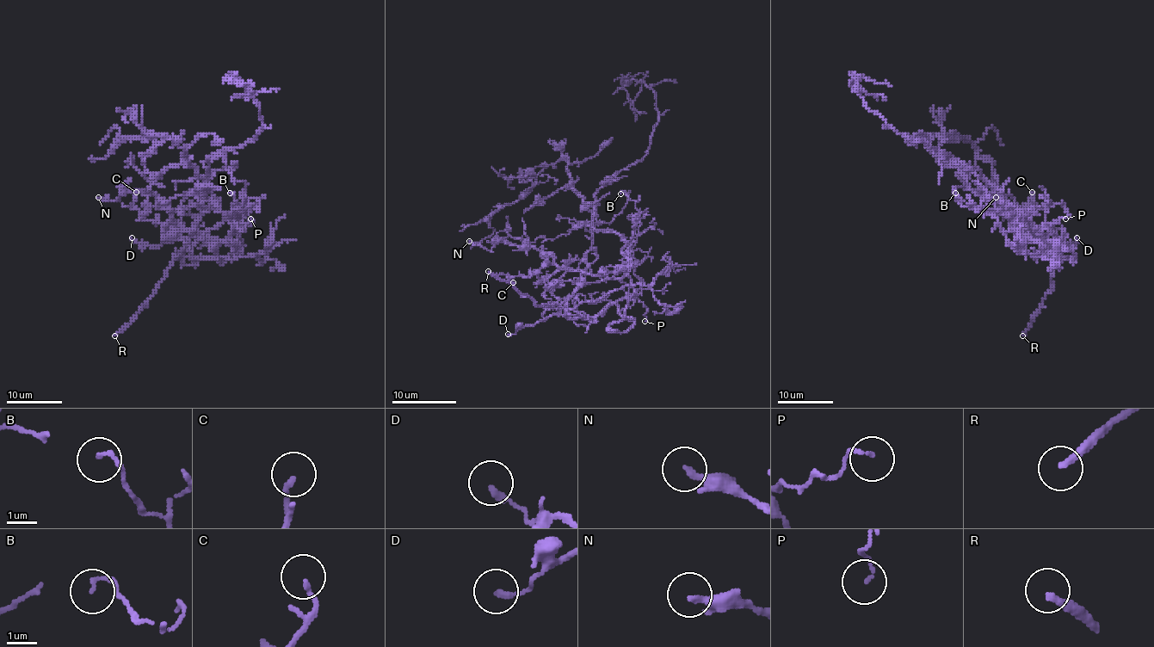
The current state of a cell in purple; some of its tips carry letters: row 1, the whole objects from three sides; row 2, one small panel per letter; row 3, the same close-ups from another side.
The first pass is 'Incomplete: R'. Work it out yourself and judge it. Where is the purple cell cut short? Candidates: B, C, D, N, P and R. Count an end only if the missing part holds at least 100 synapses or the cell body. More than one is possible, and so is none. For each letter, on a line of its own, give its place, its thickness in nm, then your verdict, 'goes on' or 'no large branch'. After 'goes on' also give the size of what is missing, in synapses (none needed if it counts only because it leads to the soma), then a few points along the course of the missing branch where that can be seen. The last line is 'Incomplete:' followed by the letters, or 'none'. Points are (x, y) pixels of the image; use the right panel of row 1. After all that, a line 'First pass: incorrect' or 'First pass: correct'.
B: (955, 193) | 120 nm | no large branch
C: (1032, 192) | 150 nm | no large branch
D: (1076, 237) | 220 nm | no large branch
N: (996, 197) | 220 nm | no large branch
P: (1065, 218) | 110 nm | no large branch
R: (1022, 335) | 240 nm | goes on | (1022, 335), (962, 378), (931, 378), (918, 366), (922, 360), (941, 378), (942, 402), (928, 403)
Incomplete: R
First pass: correct

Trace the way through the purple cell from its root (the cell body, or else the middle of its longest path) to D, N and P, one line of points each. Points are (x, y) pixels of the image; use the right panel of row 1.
D: (1029, 228), (1045, 241), (1052, 232), (1067, 246), (1074, 244), (1076, 237)
N: (1029, 228), (1031, 242), (1031, 235), (1021, 230), (1002, 194), (996, 192), (1004, 200), (996, 197)
P: (1029, 228), (1058, 253), (1063, 249), (1061, 239), (1050, 239), (1043, 228), (1049, 222), (1065, 218)

